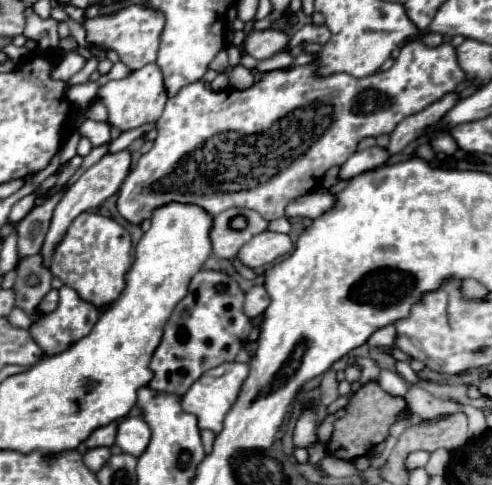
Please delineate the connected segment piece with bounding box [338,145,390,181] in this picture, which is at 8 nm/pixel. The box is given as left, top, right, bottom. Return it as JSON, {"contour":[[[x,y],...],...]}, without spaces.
{"contour":[[[374,145],[374,147],[370,147],[370,149],[364,149],[364,151],[356,151],[356,153],[340,167],[338,179],[340,179],[340,181],[348,181],[348,179],[352,179],[352,177],[356,177],[356,175],[360,175],[360,173],[364,173],[364,171],[372,171],[372,169],[384,165],[388,159],[390,159],[388,149],[378,147],[378,145]]]}

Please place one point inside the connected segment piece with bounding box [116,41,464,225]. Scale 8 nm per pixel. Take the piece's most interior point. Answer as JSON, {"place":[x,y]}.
{"place":[295,126]}

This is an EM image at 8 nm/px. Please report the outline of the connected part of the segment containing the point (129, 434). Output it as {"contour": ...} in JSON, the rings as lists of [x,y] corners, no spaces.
{"contour":[[[124,417],[118,423],[116,445],[134,457],[140,457],[150,443],[150,427],[144,423],[142,417]]]}

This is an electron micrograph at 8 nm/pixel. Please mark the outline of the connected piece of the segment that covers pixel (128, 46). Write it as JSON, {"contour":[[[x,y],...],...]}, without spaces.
{"contour":[[[130,5],[126,9],[120,9],[114,15],[100,15],[94,19],[86,19],[84,21],[86,33],[88,33],[88,43],[96,43],[108,49],[114,49],[120,55],[120,61],[136,71],[142,69],[148,63],[156,61],[156,53],[158,53],[158,43],[160,43],[160,31],[164,29],[164,15],[156,15],[156,11],[152,11],[150,7],[142,7],[142,5]]]}

